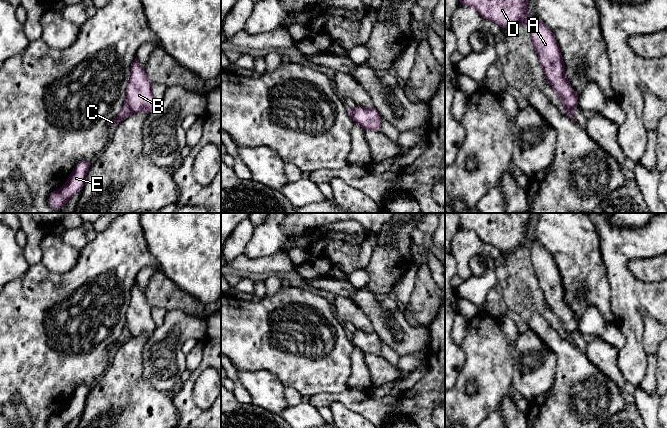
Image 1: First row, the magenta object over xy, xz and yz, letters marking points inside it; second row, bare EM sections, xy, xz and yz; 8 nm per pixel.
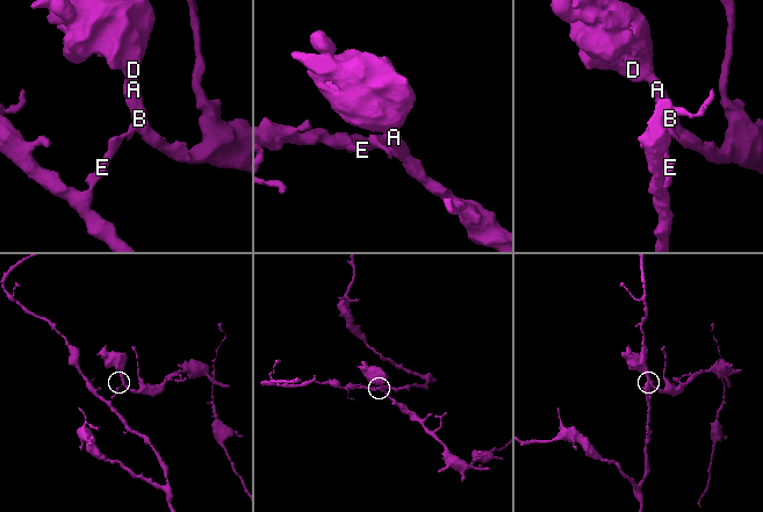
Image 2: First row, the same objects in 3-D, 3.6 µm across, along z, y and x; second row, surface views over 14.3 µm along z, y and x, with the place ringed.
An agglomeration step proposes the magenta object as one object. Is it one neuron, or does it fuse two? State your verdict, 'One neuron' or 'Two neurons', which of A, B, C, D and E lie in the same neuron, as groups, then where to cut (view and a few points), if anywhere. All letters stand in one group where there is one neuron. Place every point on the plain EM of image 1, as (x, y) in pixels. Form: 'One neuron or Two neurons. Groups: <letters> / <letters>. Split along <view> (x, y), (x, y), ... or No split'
Two neurons. Groups: A B D / C E. Split along xy (126, 326), (132, 336)

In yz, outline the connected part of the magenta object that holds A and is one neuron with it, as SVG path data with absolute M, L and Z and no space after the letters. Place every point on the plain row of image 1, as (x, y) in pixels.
M456 213L460 229L475 232L483 243L494 245L501 252L511 252L518 248L528 248L531 254L532 266L535 271L544 298L550 310L557 317L565 332L574 334L578 331L579 322L566 302L565 290L561 274L551 253L536 240L527 239L527 223L532 213L493 213L492 220L479 220L478 213Z

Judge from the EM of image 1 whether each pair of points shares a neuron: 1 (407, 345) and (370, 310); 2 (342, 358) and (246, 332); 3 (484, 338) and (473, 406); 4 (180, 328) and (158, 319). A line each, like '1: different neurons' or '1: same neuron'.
1: same neuron
2: same neuron
3: same neuron
4: different neurons

